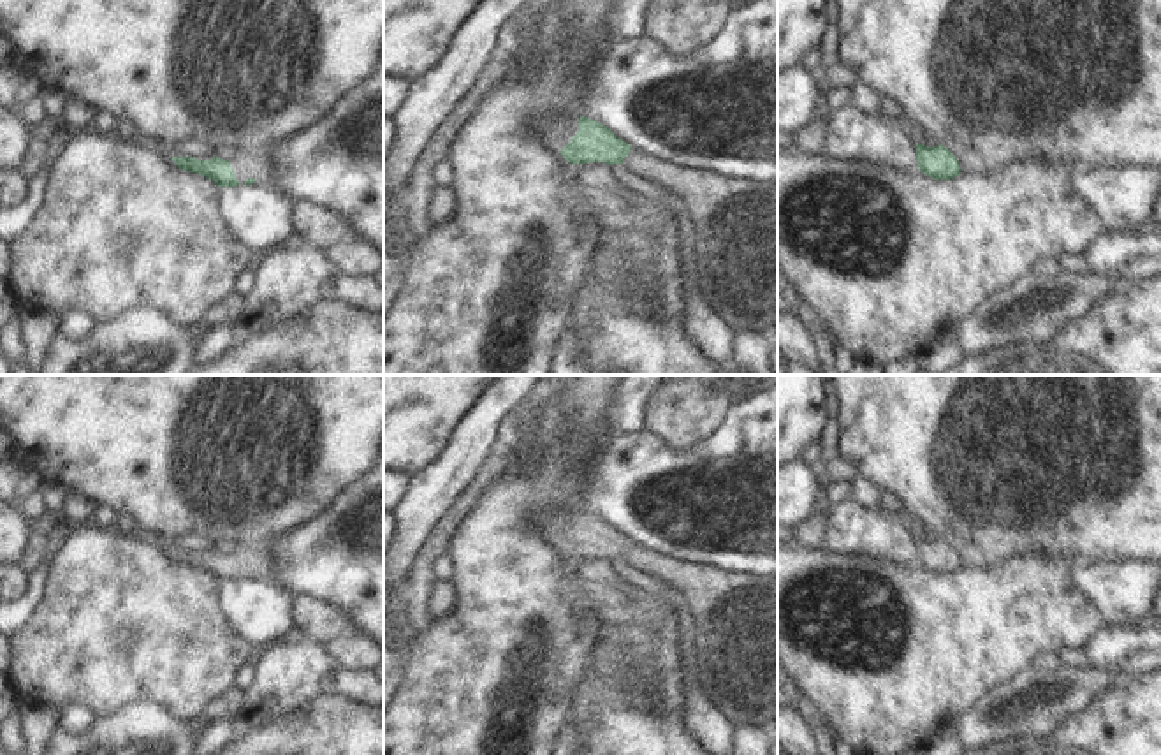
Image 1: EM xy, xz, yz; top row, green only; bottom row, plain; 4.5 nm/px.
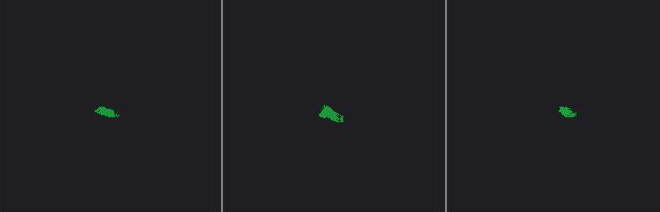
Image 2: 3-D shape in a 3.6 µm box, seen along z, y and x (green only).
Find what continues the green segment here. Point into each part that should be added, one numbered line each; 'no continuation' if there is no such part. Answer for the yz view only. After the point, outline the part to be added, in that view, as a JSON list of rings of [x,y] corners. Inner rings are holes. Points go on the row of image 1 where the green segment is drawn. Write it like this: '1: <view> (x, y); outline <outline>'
no continuation

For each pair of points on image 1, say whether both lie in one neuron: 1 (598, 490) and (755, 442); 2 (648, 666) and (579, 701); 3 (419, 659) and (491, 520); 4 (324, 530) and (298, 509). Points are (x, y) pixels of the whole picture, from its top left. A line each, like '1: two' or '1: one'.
1: one
2: one
3: one
4: two

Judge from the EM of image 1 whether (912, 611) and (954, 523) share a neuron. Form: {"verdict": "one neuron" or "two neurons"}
{"verdict": "two neurons"}

